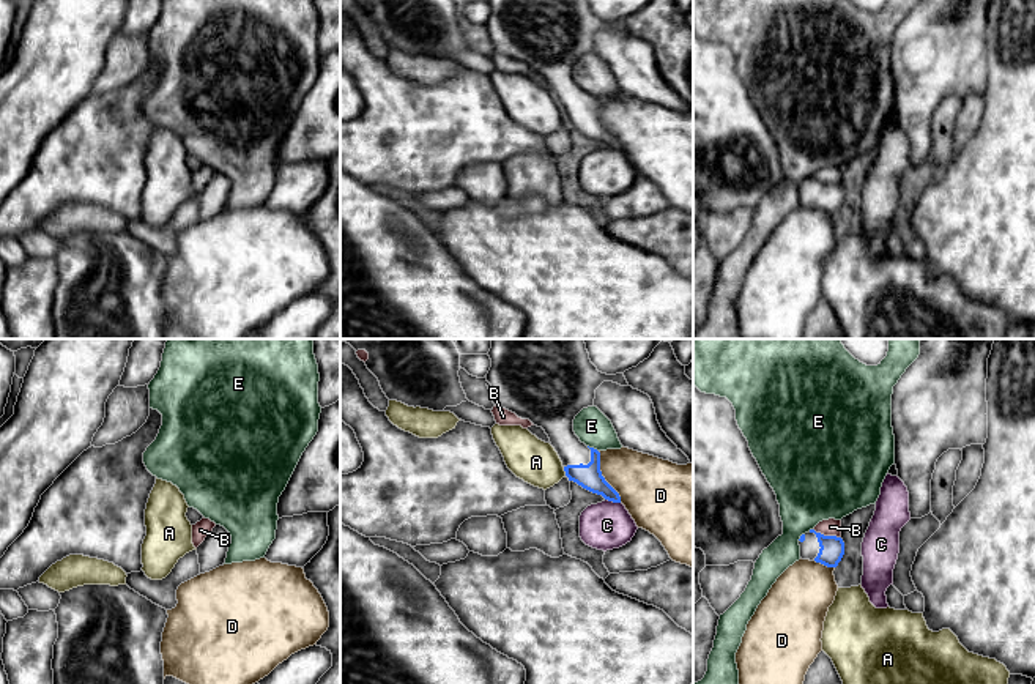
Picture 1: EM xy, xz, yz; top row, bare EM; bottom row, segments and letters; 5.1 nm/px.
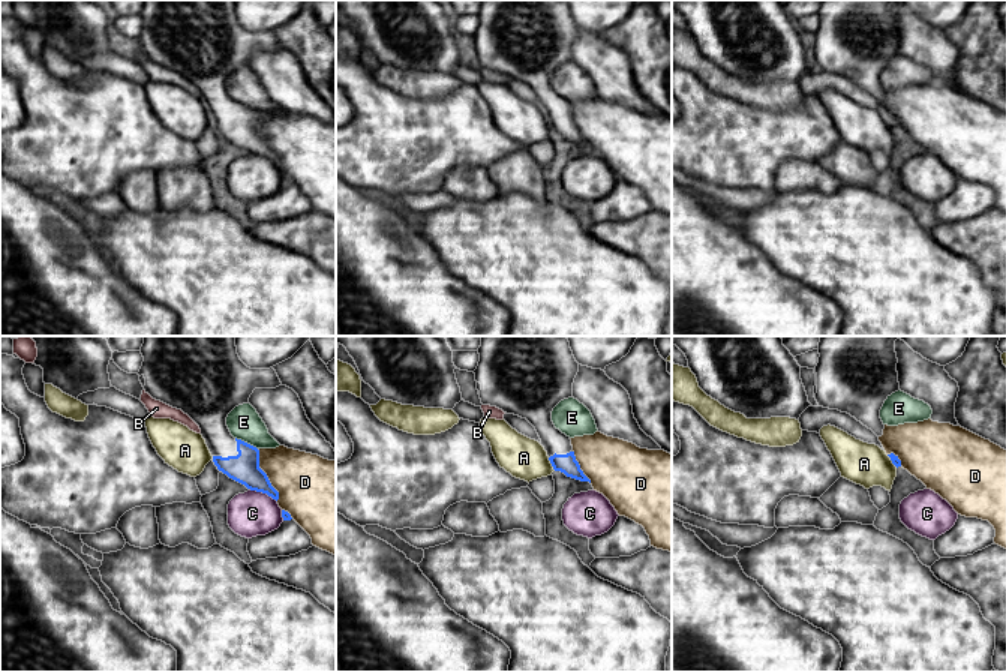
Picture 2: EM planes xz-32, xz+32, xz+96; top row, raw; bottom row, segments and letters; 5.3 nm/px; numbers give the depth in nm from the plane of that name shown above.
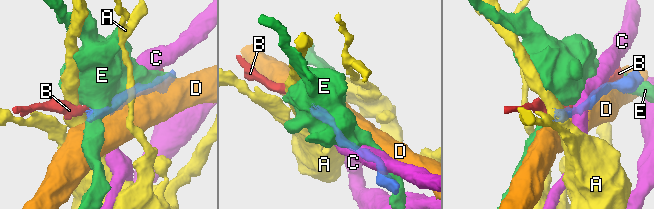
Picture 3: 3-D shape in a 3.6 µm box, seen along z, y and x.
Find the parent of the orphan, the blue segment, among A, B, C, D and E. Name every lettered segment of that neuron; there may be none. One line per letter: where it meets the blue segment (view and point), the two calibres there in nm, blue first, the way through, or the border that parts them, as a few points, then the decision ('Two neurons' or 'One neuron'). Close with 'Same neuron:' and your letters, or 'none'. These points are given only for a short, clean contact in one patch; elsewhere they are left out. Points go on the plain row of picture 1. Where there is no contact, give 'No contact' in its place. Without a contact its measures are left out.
A: Touches blue at xz (564, 117). Thickness 130 nm (blue) against 220 nm. Boundary: xz (563, 114), (566, 122). Two neurons
B: Touches blue at yz (827, 183). Thickness 130 nm (blue) against 90 nm. Two neurons
C: Touches blue at xz (613, 148). Thickness 130 nm (blue) against 240 nm. Two neurons
D: Touches blue at xz (602, 123). Thickness 130 nm (blue) against 320 nm. Two neurons
E: Touches blue at xz (593, 95). Thickness 130 nm (blue) against 180 nm. Two neurons
Same neuron: none

